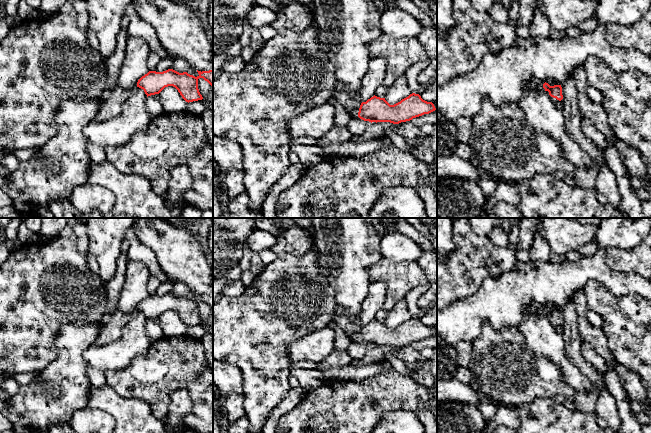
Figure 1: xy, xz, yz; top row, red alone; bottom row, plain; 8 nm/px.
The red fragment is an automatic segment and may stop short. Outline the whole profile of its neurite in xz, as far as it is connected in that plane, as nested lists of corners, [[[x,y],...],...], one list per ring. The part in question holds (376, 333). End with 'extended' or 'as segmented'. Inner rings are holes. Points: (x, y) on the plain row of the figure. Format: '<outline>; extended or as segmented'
[[[339,306],[336,307],[333,323],[341,328],[352,341],[359,341],[371,347],[399,348],[436,334],[432,326],[423,324],[419,318],[415,317],[394,329],[390,329],[385,322],[375,319],[366,326],[360,327],[357,320],[347,316],[344,309]]]; extended

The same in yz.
[[[545,306],[543,308],[543,312],[554,328],[563,323],[561,309],[550,310],[548,307]]]; extended

